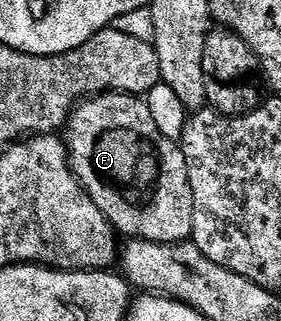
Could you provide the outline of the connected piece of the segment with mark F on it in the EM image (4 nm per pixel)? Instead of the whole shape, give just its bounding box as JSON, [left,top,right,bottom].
[65,94,195,244]

